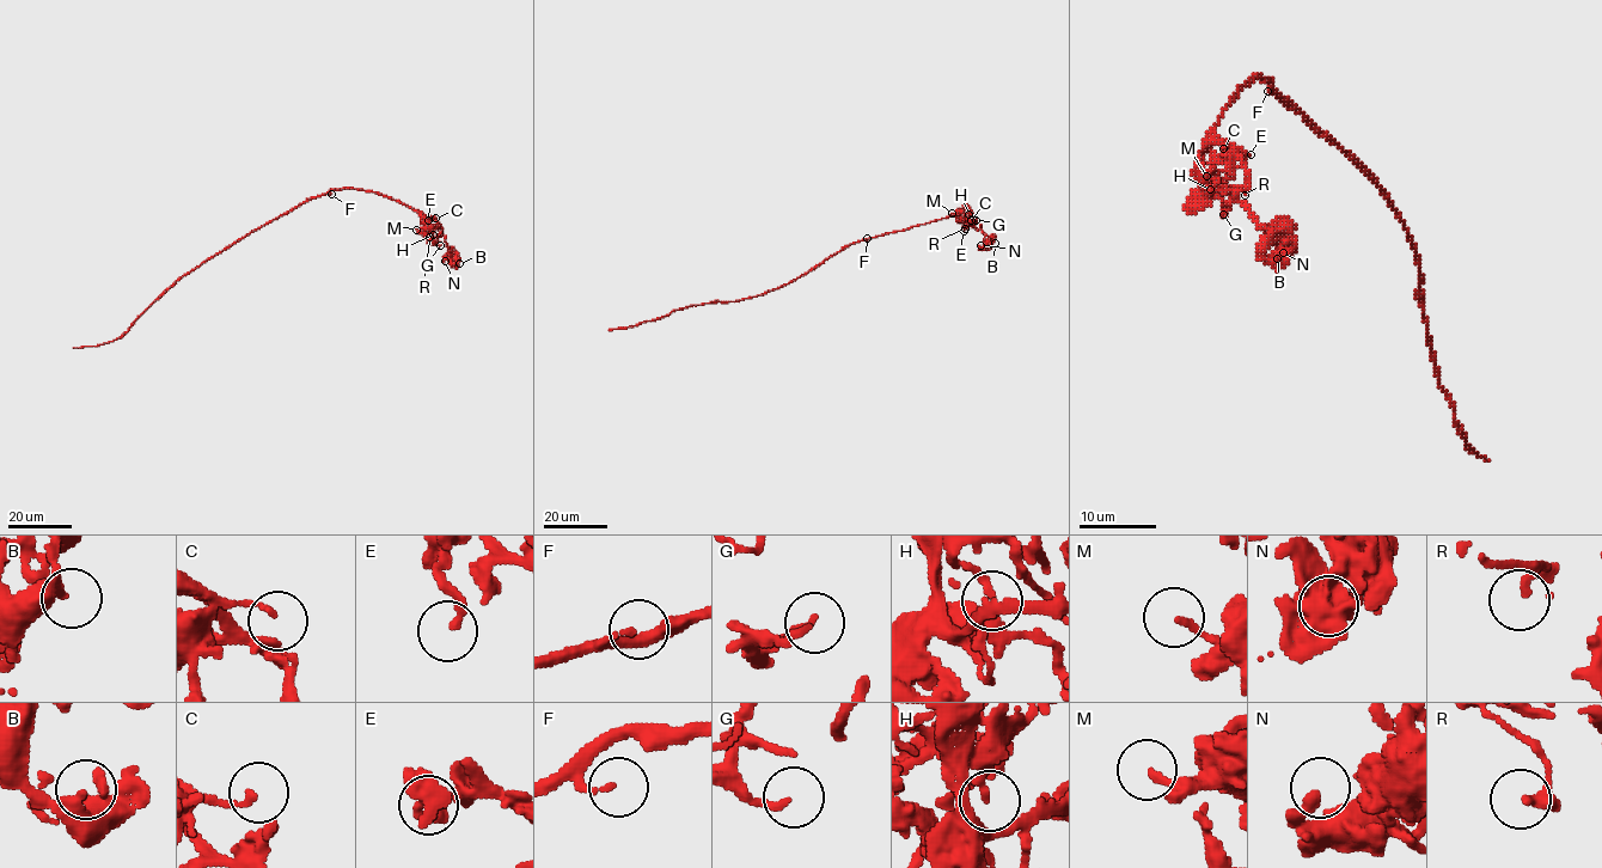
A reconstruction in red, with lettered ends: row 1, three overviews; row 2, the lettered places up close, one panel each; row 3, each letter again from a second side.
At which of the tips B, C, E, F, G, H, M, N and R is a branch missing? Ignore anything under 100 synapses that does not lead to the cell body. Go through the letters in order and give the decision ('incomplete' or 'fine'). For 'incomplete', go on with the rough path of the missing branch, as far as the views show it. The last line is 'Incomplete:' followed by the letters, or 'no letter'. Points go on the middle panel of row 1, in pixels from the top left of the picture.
B: fine
C: fine
E: fine
F: fine
G: fine
H: fine
M: fine
N: fine
R: fine
Incomplete: no letter

